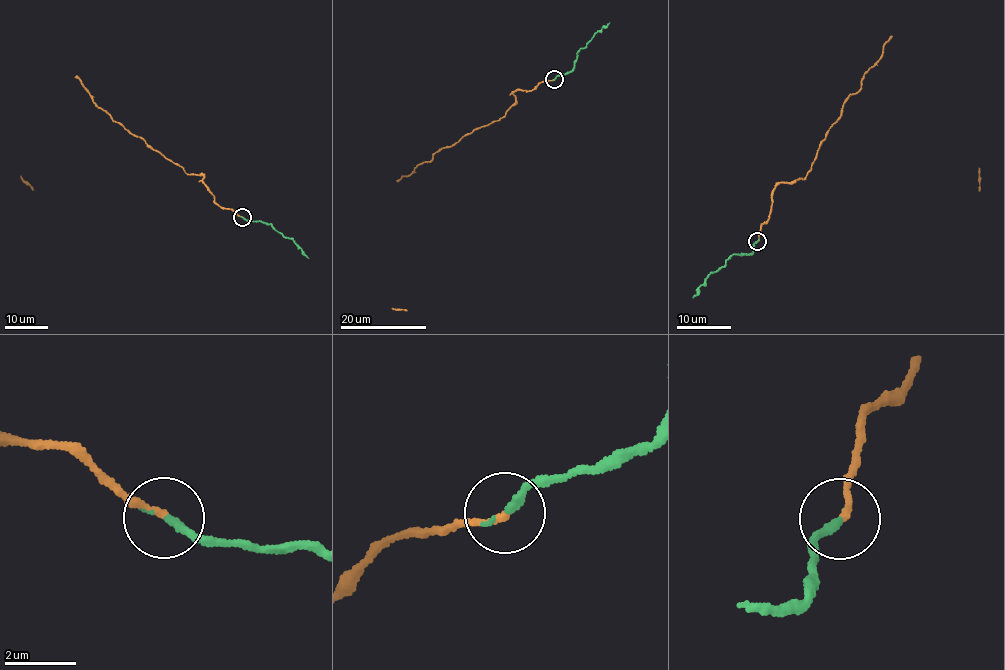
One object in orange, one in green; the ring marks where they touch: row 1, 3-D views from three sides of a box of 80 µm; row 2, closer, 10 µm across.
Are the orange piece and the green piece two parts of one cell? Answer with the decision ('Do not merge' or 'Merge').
Merge

